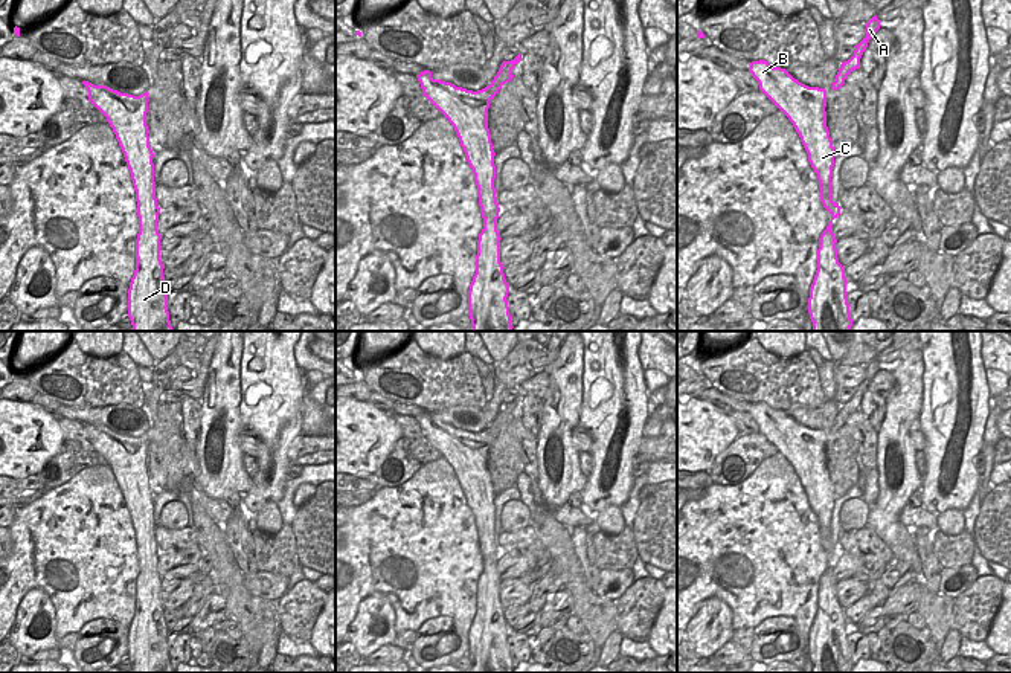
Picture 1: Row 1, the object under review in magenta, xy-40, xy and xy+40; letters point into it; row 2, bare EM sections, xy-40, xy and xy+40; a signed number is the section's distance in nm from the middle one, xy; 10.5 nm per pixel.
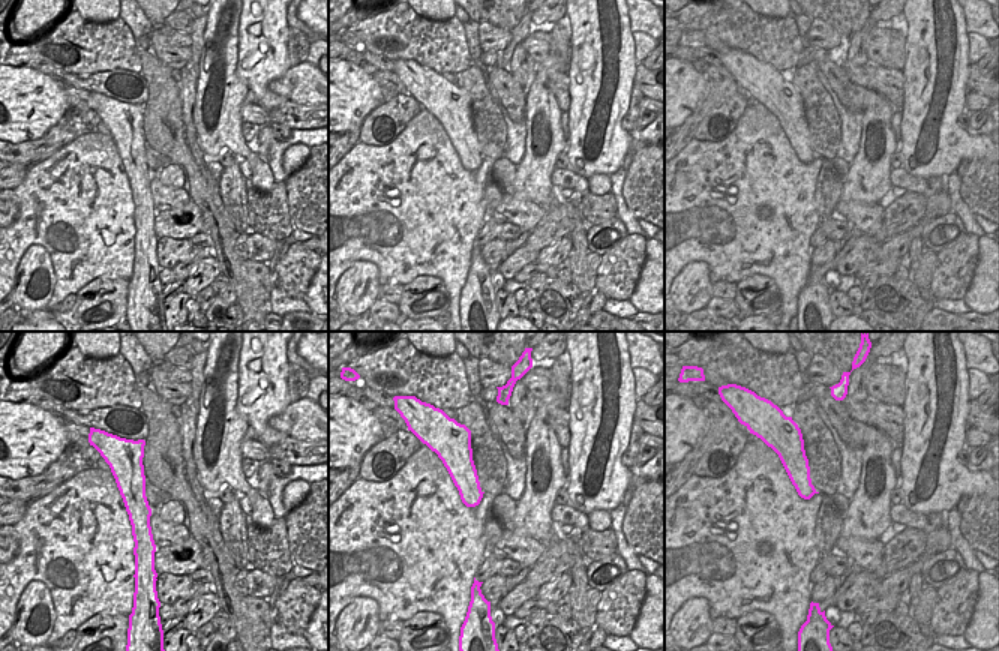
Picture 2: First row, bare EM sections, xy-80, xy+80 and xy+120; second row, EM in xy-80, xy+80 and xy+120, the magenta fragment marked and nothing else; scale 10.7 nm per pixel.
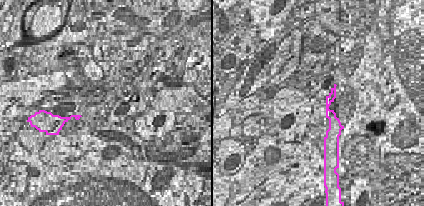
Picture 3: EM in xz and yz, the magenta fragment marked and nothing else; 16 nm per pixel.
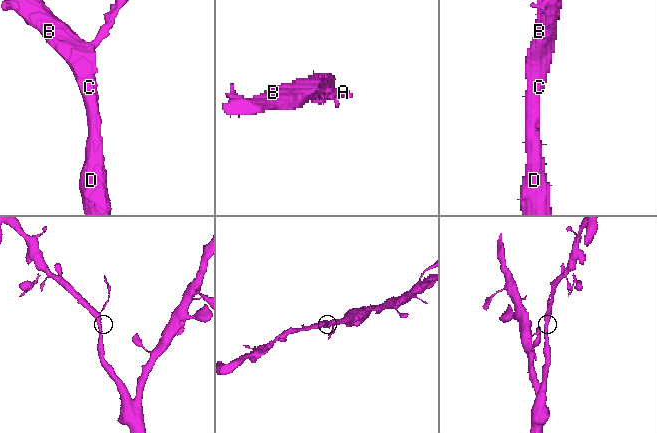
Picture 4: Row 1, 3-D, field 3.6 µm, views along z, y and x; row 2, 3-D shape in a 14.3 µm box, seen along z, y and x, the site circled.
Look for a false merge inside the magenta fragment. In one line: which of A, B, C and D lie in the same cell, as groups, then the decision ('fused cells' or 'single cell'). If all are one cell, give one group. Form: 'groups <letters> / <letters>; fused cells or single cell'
groups A / B C D; fused cells

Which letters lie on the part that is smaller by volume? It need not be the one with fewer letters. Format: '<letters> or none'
A

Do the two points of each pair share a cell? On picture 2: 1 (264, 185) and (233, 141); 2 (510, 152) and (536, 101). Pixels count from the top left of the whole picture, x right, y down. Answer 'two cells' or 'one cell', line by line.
1: one cell
2: two cells

